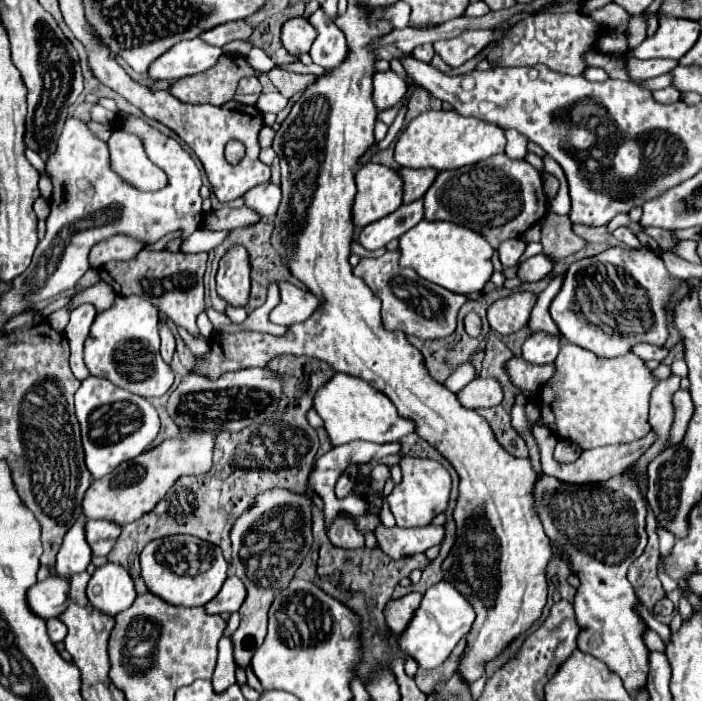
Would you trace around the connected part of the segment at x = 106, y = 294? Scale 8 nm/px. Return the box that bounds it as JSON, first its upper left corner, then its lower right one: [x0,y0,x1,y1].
[66,281,116,313]

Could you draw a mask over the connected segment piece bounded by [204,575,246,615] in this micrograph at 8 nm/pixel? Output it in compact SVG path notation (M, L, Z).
M228 575L228 579L224 581L224 587L220 589L220 595L216 595L216 599L212 599L212 603L206 603L206 611L208 613L234 613L240 609L240 605L244 603L246 599L246 589L244 589L244 583L234 577L234 575Z

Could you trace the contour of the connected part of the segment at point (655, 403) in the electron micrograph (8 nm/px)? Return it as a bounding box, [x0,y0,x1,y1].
[636,375,680,473]

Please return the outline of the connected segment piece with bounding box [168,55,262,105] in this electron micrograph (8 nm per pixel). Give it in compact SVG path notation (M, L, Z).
M222 55L216 65L204 73L178 79L170 85L170 93L184 103L210 103L224 105L236 93L236 85L242 77L260 77L262 73L252 69L246 57Z

